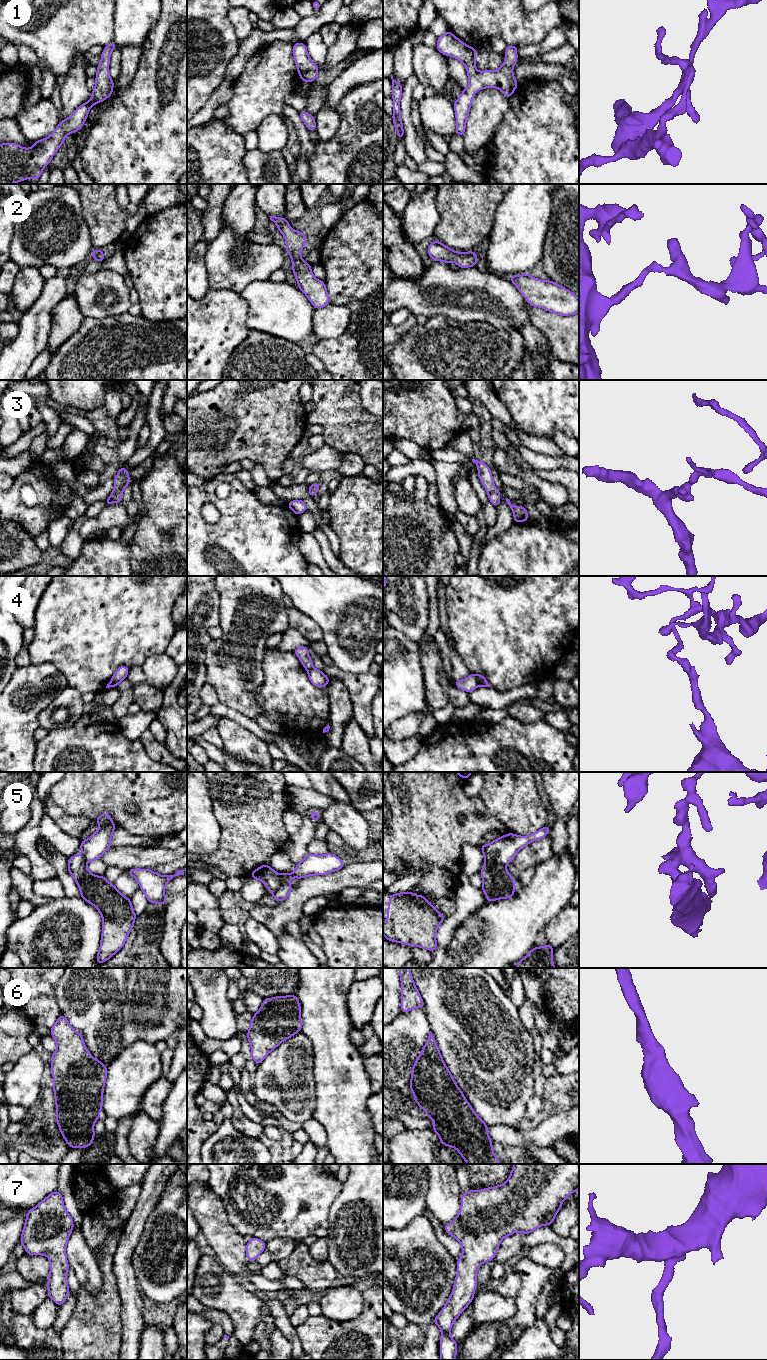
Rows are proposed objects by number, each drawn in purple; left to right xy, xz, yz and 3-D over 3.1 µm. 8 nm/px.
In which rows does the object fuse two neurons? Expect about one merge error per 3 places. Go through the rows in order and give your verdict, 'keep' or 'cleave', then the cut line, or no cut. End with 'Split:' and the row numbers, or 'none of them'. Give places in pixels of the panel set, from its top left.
1: keep | no cut
2: keep | no cut
3: keep | no cut
4: cleave | yz (474, 675), (478, 685)
5: cleave | xz (280, 874), (280, 885), (271, 893)
6: keep | no cut
7: keep | no cut
Split: 4, 5

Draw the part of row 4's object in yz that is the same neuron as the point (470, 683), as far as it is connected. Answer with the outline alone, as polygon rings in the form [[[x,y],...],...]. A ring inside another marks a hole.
[[[470,674],[466,679],[455,680],[454,683],[458,688],[464,690],[467,693],[473,691],[478,687],[477,678],[473,674]]]

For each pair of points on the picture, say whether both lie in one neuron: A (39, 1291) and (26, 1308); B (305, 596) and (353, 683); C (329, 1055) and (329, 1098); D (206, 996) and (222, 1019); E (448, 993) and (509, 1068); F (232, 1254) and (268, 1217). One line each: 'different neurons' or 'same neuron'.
A: same neuron
B: different neurons
C: same neuron
D: same neuron
E: same neuron
F: different neurons

